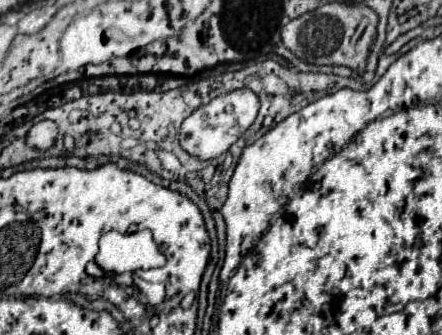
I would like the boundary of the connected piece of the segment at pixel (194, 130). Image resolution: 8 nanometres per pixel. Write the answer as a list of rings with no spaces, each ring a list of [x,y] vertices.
[[[235,90],[229,94],[221,94],[209,104],[197,108],[189,118],[185,118],[181,126],[181,146],[191,156],[199,160],[211,160],[223,154],[231,144],[235,144],[245,130],[253,124],[259,110],[259,100],[251,90]]]

